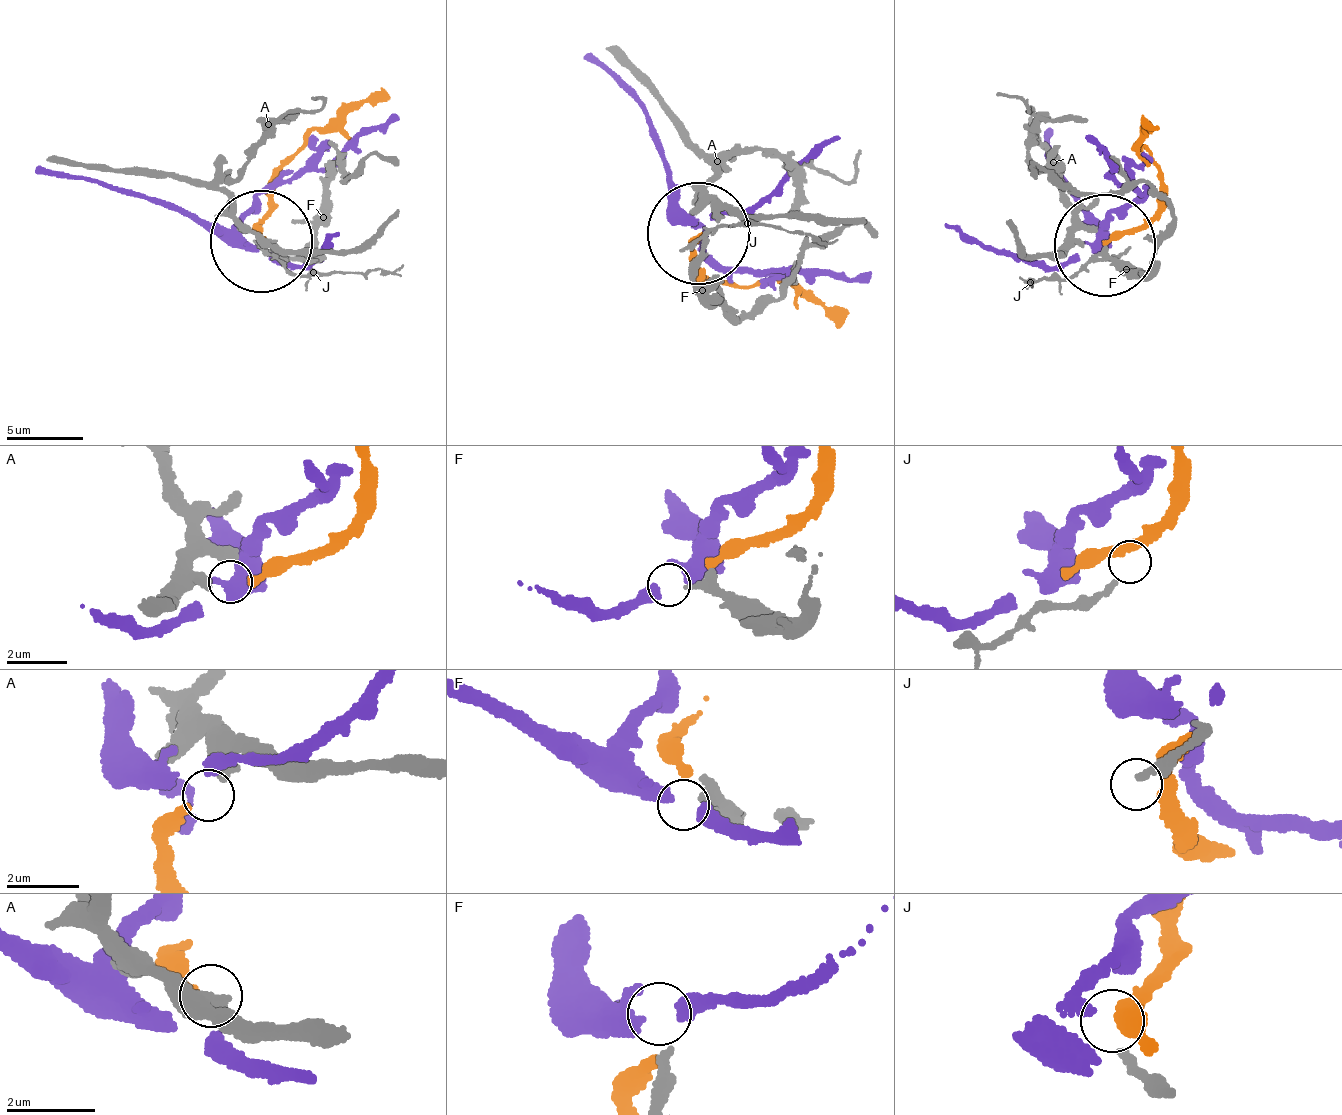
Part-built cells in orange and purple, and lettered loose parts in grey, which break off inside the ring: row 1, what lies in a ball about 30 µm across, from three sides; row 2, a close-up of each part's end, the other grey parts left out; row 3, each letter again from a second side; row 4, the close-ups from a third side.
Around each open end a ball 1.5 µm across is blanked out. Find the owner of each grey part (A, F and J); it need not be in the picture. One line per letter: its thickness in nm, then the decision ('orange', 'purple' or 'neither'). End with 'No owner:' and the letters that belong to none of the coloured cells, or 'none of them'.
A: 500 nm | orange
F: 220 nm | purple
J: 180 nm | neither
No owner: J

